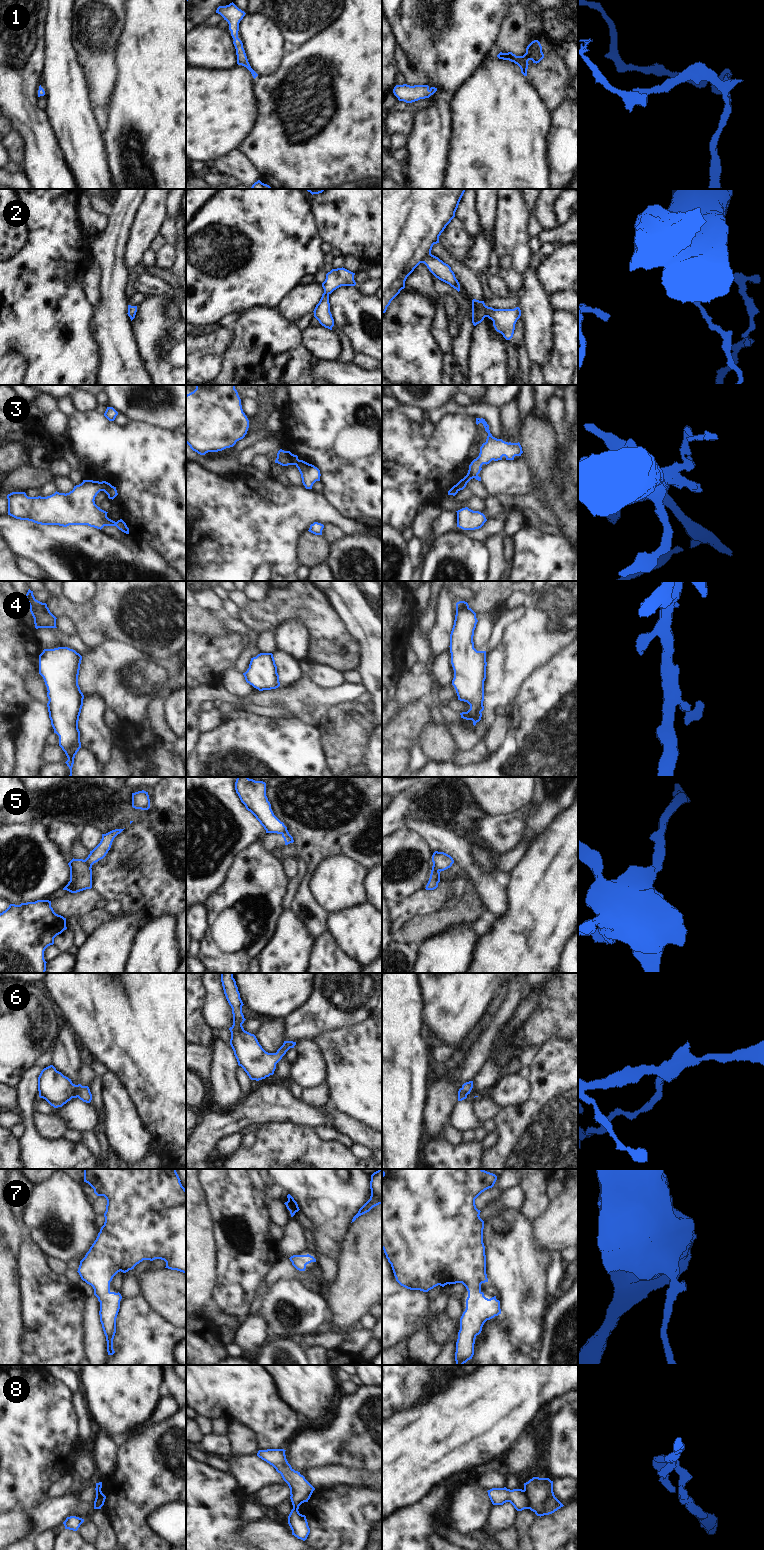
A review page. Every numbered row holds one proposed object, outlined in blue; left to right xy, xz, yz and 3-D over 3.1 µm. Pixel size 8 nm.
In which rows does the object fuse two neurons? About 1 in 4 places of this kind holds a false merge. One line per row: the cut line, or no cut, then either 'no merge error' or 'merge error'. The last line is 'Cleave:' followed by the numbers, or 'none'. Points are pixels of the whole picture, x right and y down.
1: cut none; no merge error
2: cut none; no merge error
3: cut xy (100, 482), (102, 490); merge error
4: cut none; no merge error
5: cut xy (84, 860), (90, 868); merge error
6: cut none; no merge error
7: cut none; no merge error
8: cut yz (524, 1489), (527, 1495), (528, 1508); merge error
Cleave: 3, 5, 8

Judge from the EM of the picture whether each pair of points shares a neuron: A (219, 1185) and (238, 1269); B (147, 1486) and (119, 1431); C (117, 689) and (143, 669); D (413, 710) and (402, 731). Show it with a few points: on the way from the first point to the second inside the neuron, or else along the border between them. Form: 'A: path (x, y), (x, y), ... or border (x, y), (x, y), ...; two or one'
A: path (237, 1206), (250, 1226), (254, 1237), (253, 1248); one
B: border (143, 1426), (132, 1435), (118, 1442); two
C: path (123, 683), (126, 680), (132, 680), (137, 675); one
D: path (413, 715), (413, 720), (407, 726); one

